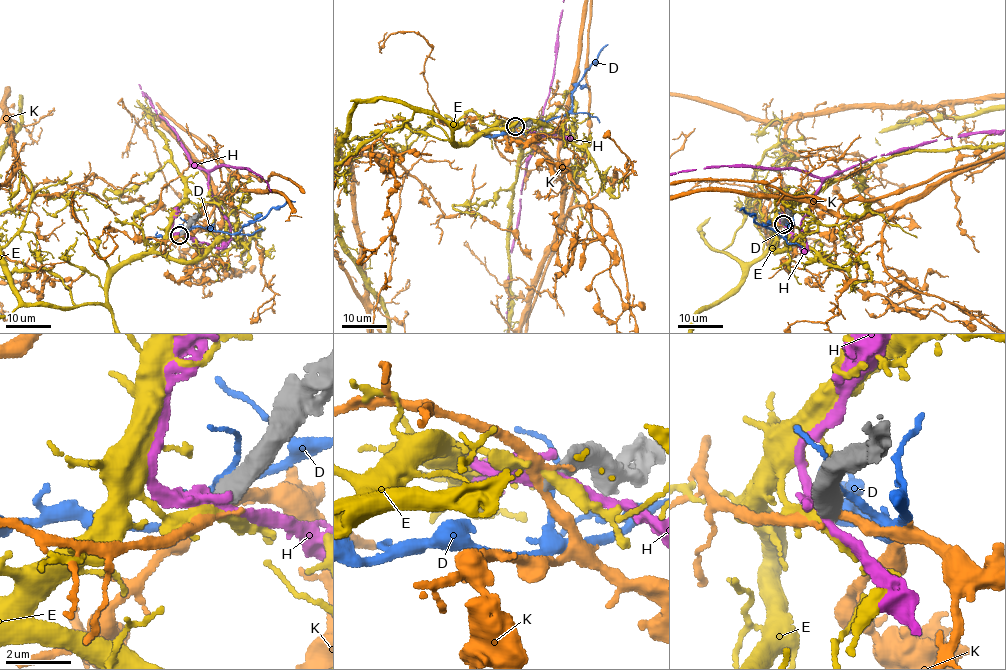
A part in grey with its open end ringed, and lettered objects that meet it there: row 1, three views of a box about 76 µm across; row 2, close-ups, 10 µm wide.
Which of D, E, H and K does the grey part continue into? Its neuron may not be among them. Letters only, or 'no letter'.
no letter

